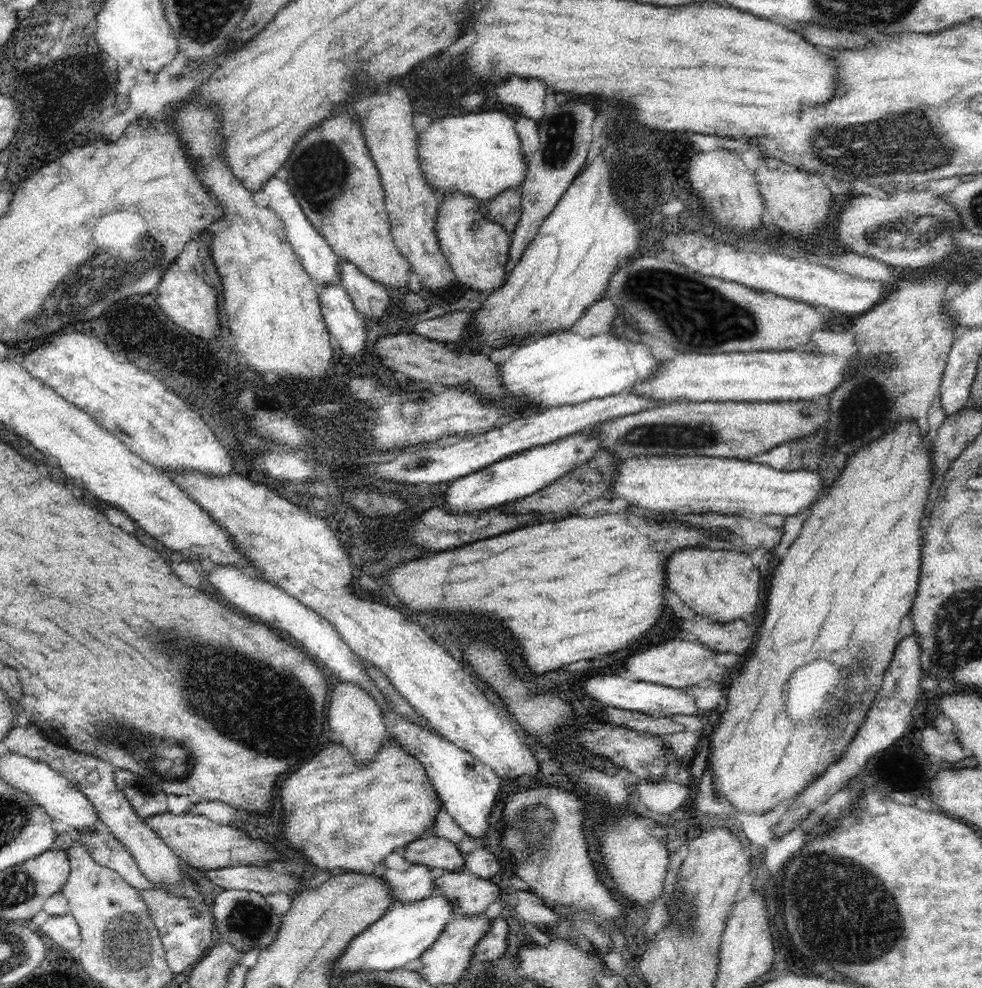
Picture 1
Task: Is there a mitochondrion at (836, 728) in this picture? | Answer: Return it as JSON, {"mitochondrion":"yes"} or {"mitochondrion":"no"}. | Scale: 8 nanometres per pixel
{"mitochondrion":"yes"}

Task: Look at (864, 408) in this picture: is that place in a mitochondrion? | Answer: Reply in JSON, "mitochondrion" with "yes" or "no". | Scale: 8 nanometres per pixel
{"mitochondrion":"yes"}

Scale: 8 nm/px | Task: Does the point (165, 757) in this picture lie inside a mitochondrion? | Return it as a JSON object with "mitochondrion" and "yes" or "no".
{"mitochondrion":"yes"}

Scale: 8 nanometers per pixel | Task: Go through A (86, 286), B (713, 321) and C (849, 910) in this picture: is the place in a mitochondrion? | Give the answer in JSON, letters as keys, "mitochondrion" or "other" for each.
{"A":"mitochondrion","B":"mitochondrion","C":"mitochondrion"}

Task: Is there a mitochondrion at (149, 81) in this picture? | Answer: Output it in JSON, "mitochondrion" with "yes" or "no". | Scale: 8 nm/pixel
{"mitochondrion":"no"}

